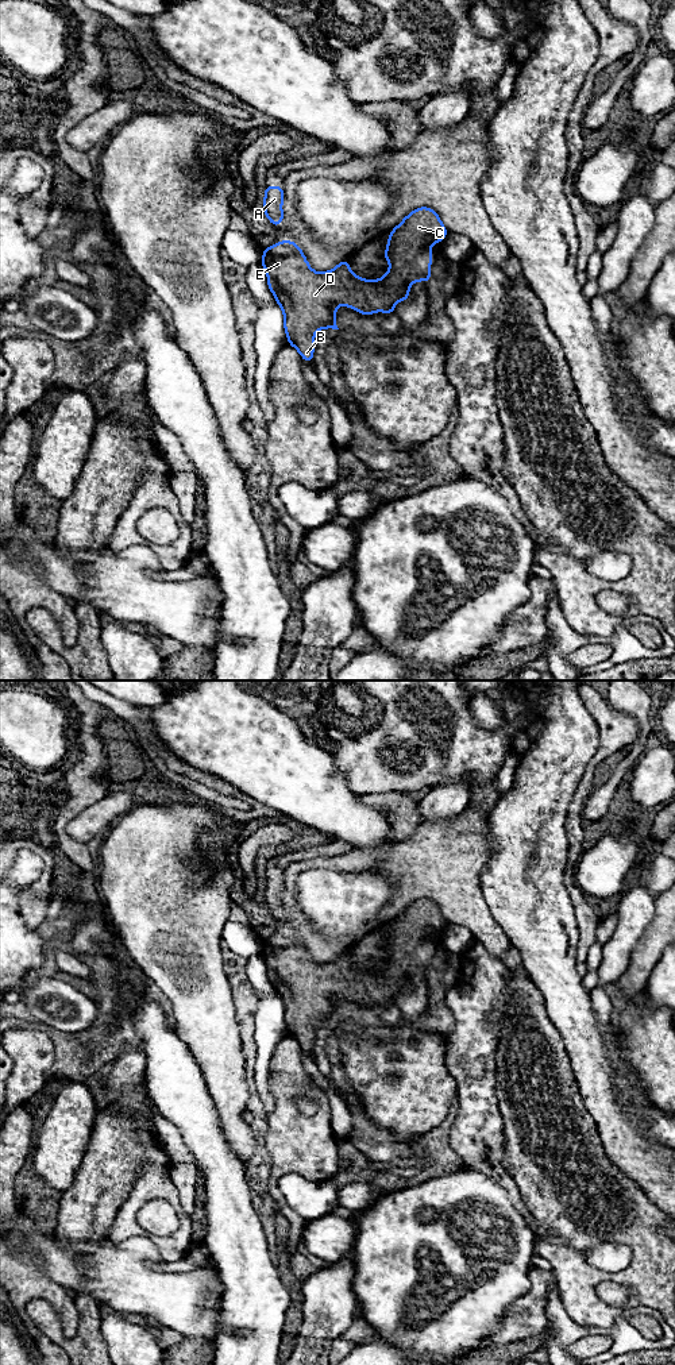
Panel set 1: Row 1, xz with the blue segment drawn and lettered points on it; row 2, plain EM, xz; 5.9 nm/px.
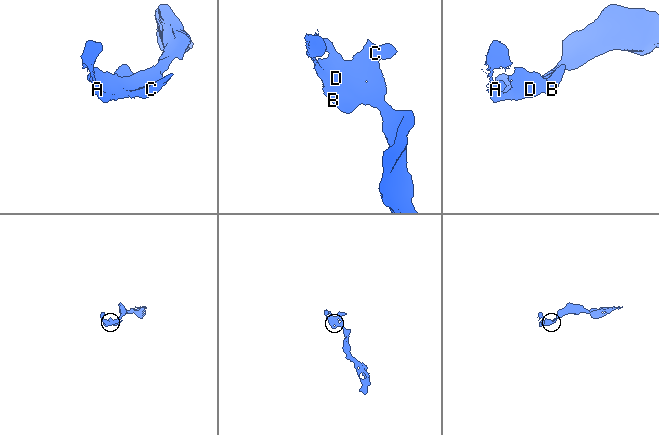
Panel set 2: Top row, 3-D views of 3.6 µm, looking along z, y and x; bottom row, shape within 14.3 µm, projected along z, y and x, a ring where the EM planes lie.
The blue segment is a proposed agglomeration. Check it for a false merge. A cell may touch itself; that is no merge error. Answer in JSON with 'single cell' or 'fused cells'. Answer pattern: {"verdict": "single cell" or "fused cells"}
{"verdict": "single cell"}

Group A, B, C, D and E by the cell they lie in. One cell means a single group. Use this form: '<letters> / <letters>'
A B C D E

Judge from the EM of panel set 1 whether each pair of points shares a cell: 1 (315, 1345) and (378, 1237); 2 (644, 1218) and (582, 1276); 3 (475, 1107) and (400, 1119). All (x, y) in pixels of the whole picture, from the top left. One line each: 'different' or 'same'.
1: different
2: same
3: different

